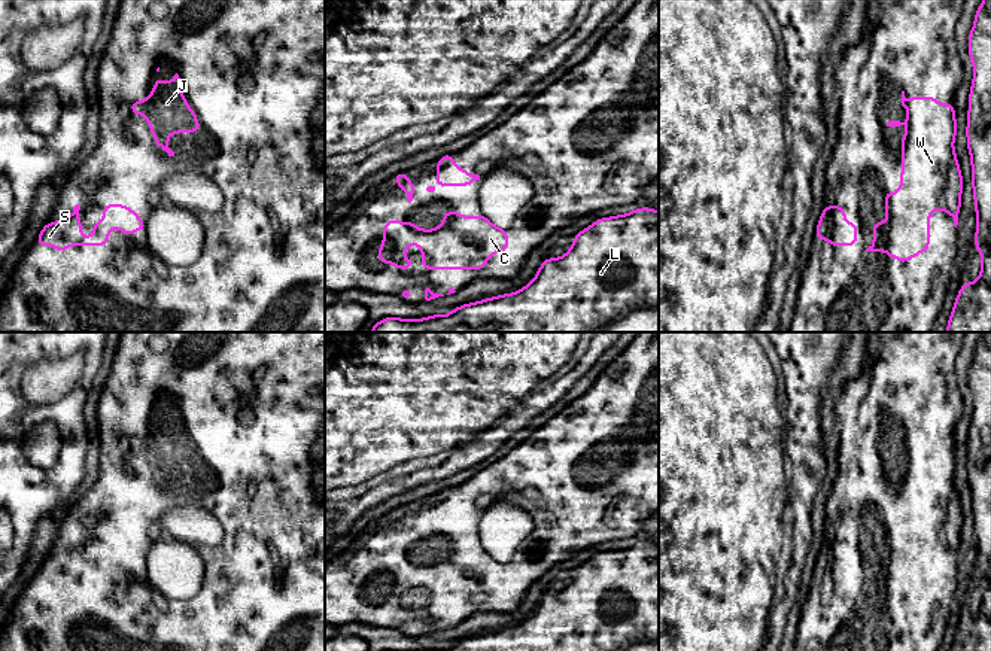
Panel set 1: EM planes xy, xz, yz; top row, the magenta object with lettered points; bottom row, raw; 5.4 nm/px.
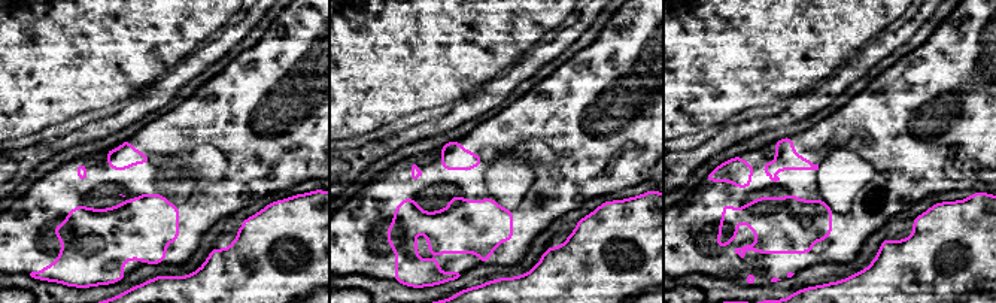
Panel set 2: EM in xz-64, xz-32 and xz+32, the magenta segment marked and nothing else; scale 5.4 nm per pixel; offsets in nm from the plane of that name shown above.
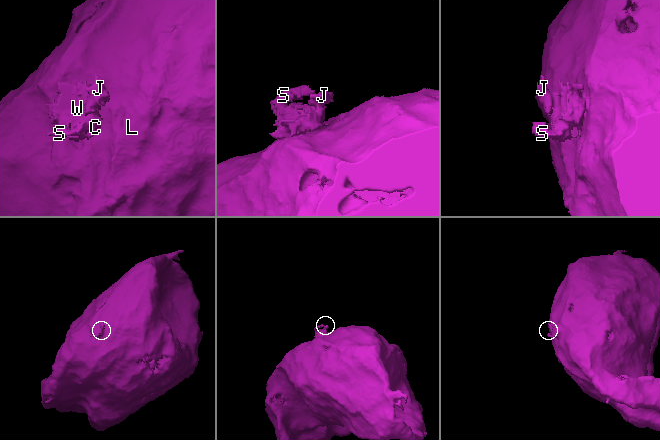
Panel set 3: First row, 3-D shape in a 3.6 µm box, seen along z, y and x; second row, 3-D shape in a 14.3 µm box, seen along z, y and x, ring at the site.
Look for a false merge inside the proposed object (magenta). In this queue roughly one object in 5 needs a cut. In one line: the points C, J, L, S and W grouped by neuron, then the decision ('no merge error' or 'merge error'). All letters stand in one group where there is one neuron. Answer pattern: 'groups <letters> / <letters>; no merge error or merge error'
groups C J L S W; no merge error

